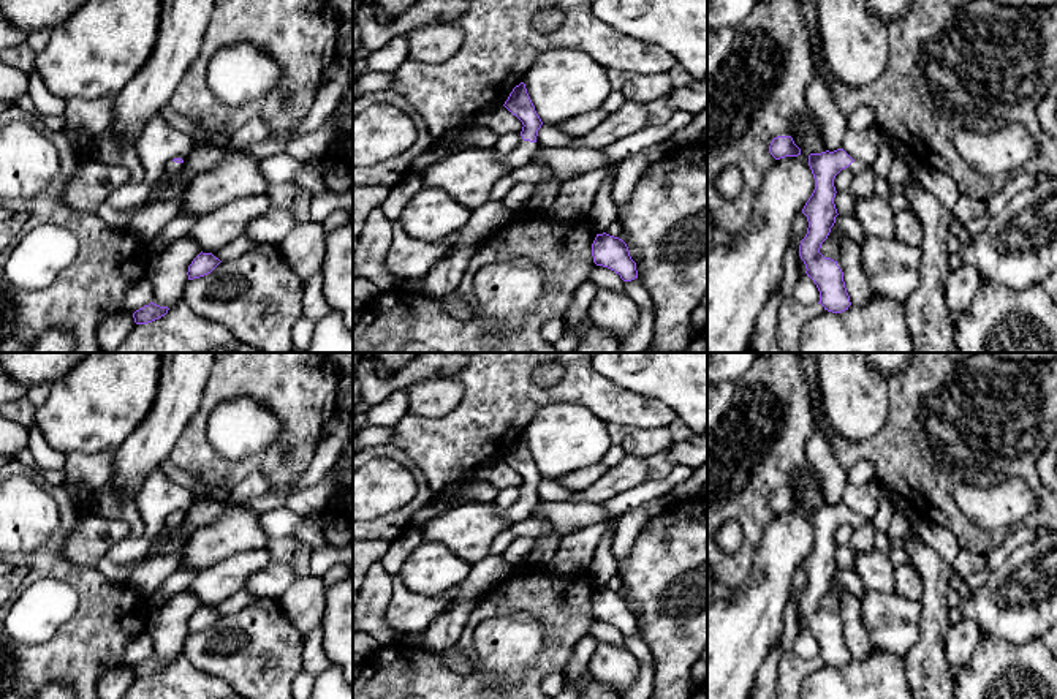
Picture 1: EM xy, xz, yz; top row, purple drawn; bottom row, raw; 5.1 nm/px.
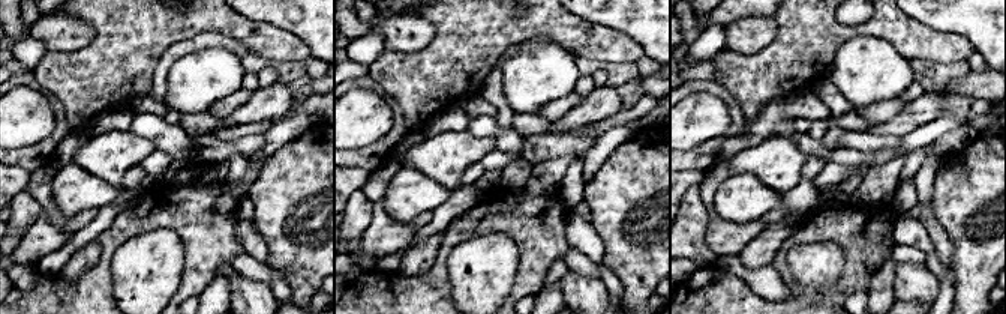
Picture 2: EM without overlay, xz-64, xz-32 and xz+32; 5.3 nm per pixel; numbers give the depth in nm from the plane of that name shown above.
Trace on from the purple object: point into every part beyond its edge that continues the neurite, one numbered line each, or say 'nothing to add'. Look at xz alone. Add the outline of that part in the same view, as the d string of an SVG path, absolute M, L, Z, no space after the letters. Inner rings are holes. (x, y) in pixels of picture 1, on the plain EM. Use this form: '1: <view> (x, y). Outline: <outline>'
1: xz (467, 528). Outline: M524 495L508 509L495 503L464 501L419 528L421 542L440 542L470 565L489 555L492 539L516 522L525 520L538 498Z

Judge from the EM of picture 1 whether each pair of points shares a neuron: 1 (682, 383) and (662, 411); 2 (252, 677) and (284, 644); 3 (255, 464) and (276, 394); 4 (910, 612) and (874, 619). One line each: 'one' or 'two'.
1: two
2: one
3: one
4: one

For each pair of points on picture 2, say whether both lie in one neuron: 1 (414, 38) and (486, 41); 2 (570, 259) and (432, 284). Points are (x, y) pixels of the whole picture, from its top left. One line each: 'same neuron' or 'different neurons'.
1: different neurons
2: different neurons

